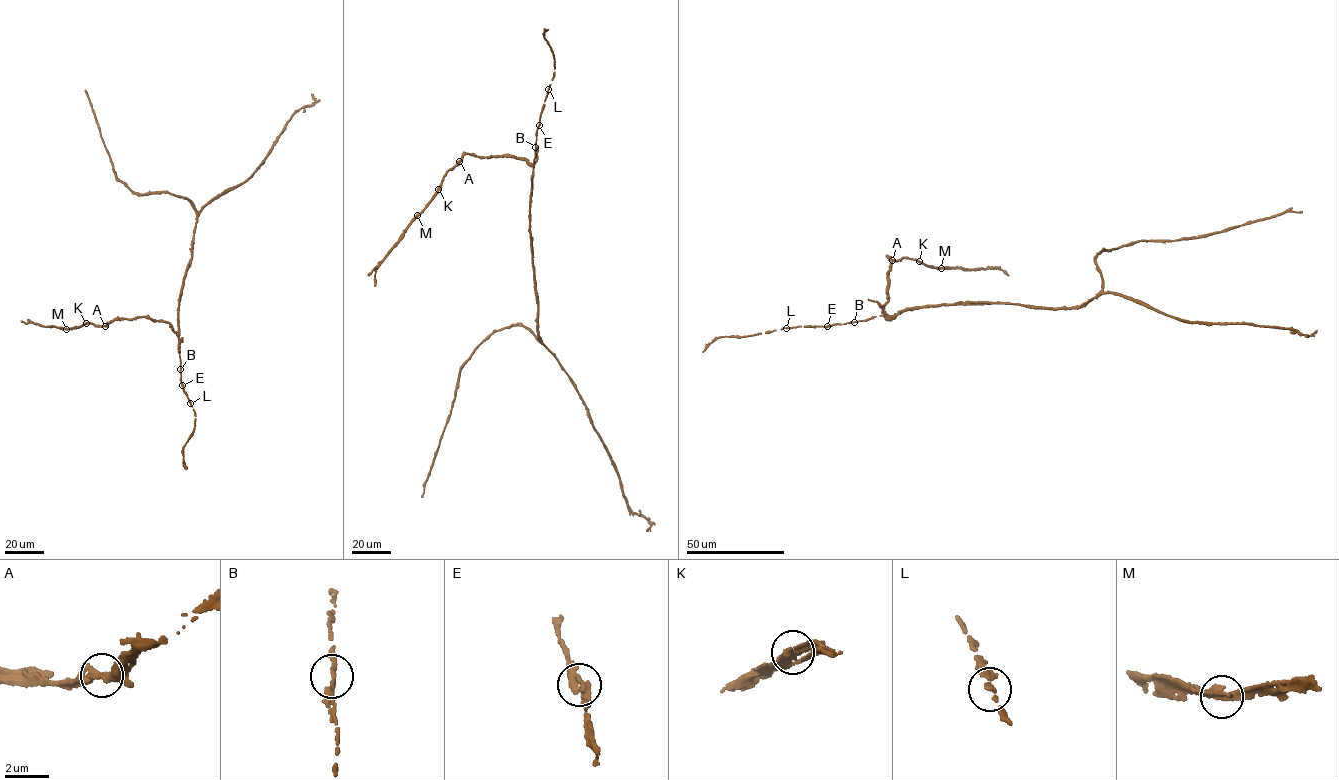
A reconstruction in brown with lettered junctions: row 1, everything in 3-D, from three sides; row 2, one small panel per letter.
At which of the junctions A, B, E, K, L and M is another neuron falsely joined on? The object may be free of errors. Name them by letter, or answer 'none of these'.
none of these

